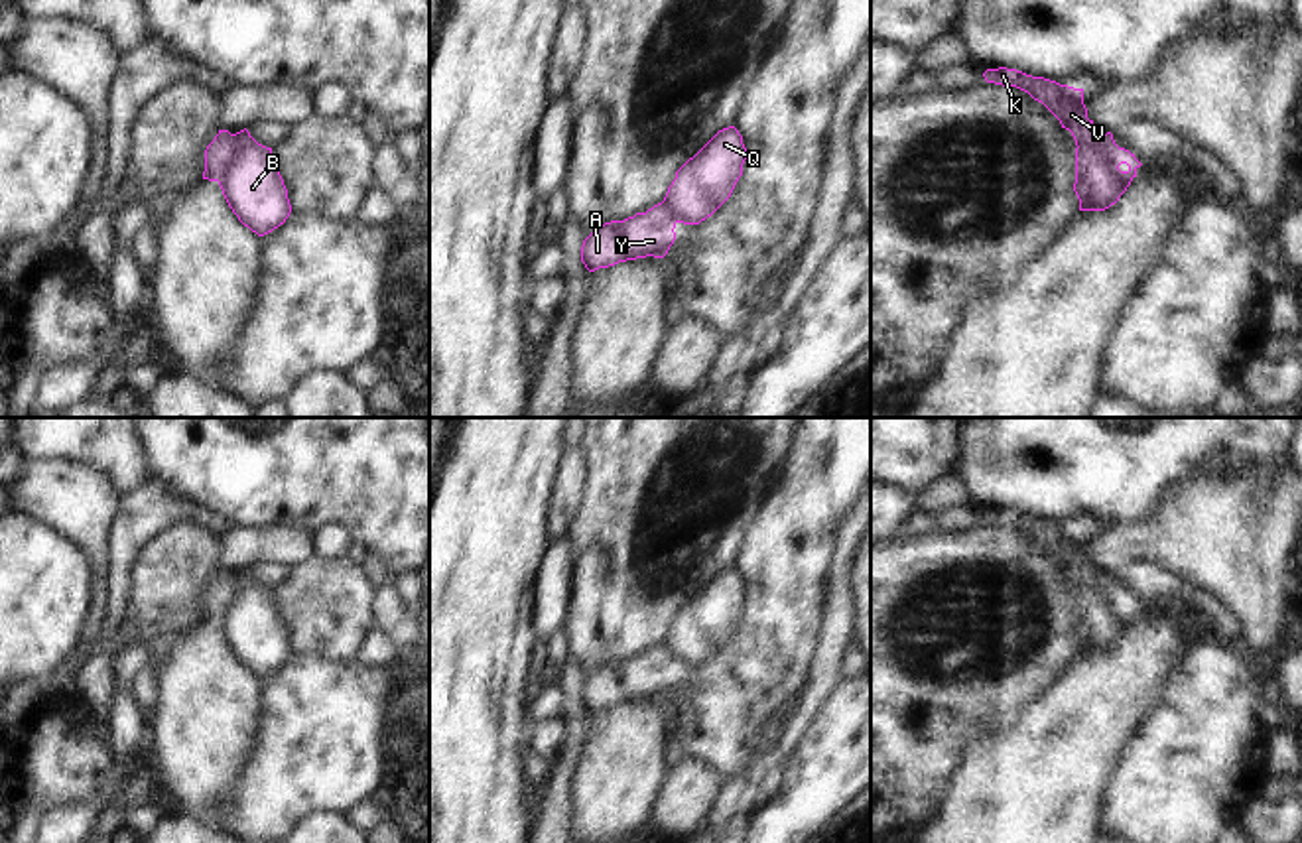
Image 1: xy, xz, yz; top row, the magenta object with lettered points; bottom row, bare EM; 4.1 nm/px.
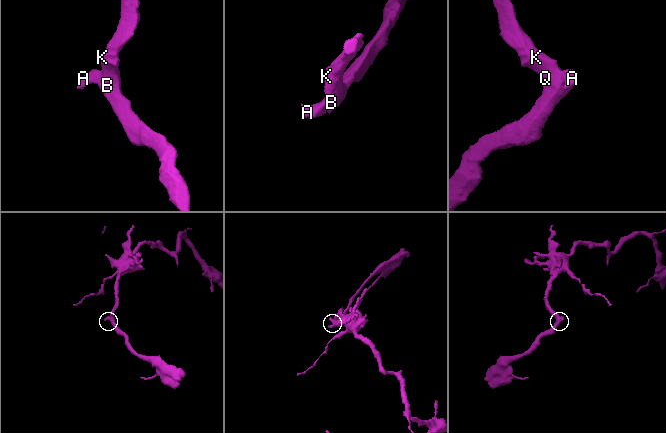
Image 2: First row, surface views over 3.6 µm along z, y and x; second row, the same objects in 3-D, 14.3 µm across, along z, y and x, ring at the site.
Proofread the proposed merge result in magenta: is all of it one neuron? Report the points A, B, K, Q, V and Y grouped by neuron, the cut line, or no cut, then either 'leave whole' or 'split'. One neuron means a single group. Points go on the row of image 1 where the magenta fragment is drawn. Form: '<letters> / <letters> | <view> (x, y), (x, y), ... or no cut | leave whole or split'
A Y / B K Q V | yz (1104, 134), (1111, 162), (1131, 178) | split

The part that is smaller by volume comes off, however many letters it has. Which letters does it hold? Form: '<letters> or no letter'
A, Y.

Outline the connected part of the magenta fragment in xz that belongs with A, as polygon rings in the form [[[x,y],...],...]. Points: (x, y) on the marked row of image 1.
[[[662,201],[646,213],[611,221],[595,228],[581,246],[581,262],[589,272],[636,258],[664,258],[676,240],[676,221]]]

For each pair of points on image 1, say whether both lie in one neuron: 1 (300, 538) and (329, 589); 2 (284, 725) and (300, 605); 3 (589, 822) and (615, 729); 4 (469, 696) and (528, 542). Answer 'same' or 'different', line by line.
1: different
2: different
3: same
4: same

